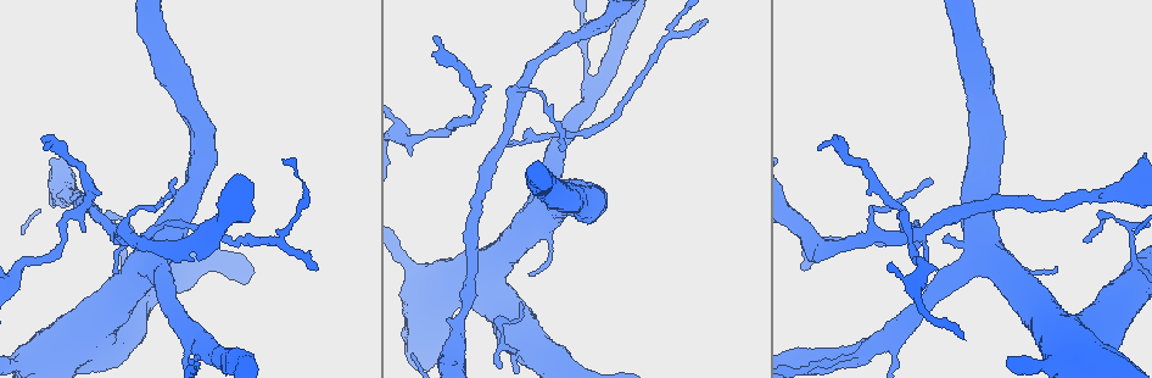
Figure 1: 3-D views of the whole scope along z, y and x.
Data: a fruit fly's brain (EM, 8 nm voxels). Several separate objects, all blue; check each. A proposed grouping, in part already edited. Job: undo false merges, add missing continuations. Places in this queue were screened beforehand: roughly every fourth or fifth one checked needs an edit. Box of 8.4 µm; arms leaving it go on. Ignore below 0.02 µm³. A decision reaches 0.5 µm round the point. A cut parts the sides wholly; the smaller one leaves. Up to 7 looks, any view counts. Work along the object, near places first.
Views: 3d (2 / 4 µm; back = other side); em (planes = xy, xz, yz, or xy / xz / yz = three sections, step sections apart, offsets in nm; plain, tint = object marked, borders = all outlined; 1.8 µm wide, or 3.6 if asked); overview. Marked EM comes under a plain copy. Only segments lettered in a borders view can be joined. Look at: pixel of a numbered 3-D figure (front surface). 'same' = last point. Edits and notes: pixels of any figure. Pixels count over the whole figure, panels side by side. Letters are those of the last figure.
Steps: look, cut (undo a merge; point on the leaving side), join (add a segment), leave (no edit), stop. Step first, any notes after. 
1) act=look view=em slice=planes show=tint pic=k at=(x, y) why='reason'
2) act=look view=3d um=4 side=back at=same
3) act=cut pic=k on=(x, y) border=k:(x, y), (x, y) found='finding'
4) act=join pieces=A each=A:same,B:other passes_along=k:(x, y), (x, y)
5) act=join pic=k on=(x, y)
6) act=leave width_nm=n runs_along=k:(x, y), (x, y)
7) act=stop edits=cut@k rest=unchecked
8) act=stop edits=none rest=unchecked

act=look view=em slice=xy step=8 show=borders pic=1 at=(708, 22) why='tapers out'

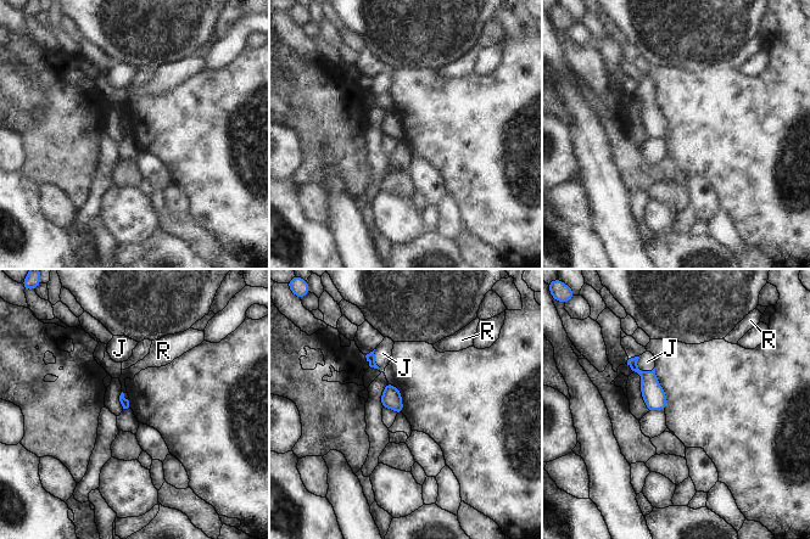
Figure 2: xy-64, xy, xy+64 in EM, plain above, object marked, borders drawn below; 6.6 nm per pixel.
act=look view=em slice=planes show=borders at=same why='another direction'

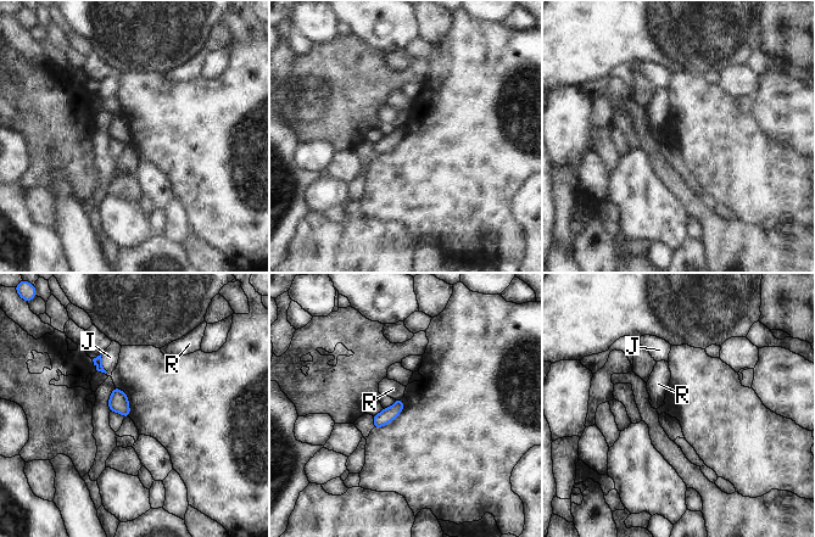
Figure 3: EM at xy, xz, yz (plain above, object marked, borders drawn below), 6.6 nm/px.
act=join pieces=J width_nm=100 each=J:same,R:other passes_along=3:(98, 362), (101, 363), (110, 357) found='the cell continues'

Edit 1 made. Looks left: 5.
act=look view=overview why='redraw'

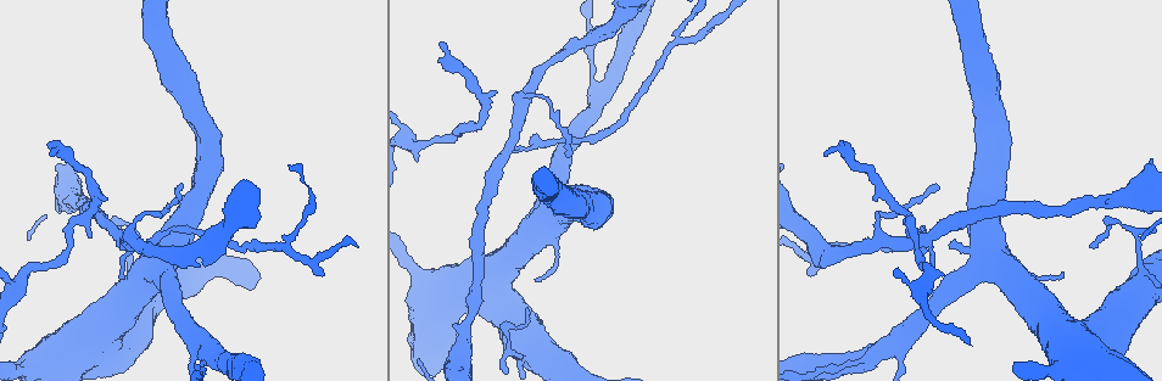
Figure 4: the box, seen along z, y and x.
act=look view=3d um=4 pic=4 at=(441, 43) why='free end'

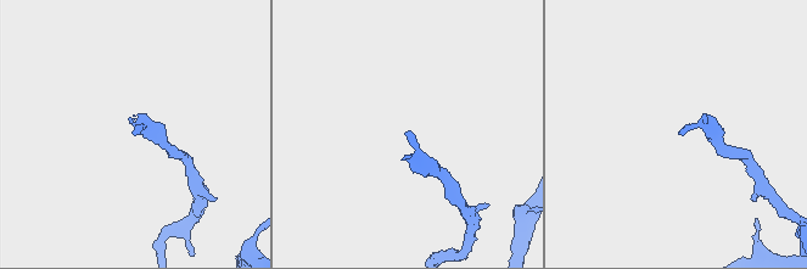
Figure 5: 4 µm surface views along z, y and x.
act=look view=em slice=planes show=borders pic=5 at=(133, 131) why='now the EM'

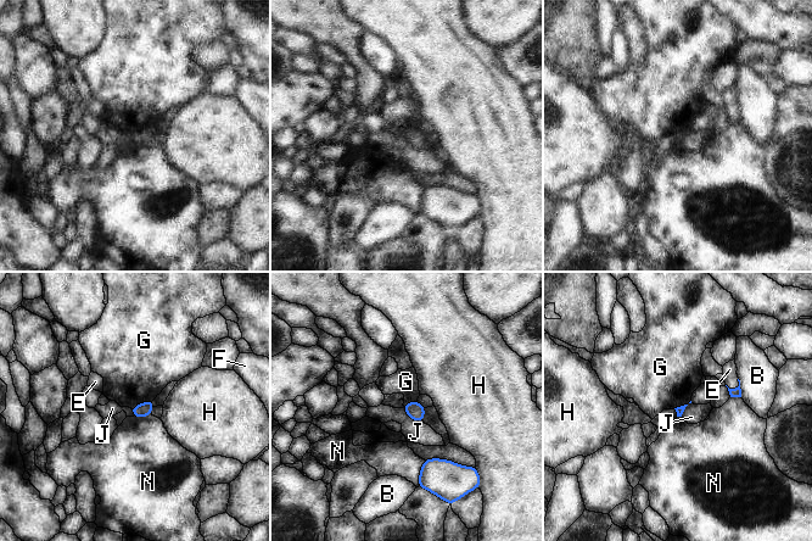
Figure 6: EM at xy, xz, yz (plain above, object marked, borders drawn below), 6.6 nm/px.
act=join pieces=E each=B:other,E:same,F:other,G:other,H:other,J:other,N:other found='the cell continues'

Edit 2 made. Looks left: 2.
act=stop edits=join@3,join@6 rest=unchecked

